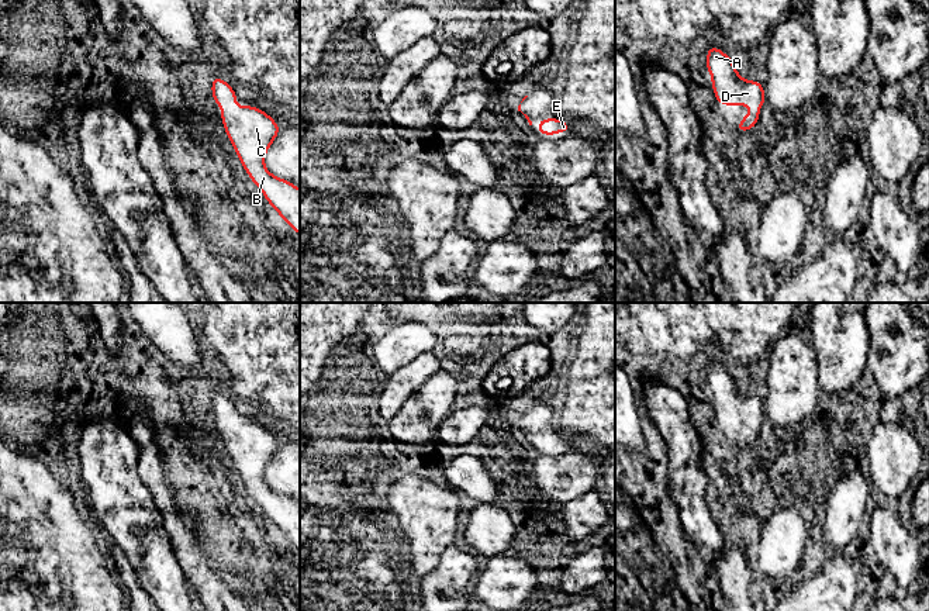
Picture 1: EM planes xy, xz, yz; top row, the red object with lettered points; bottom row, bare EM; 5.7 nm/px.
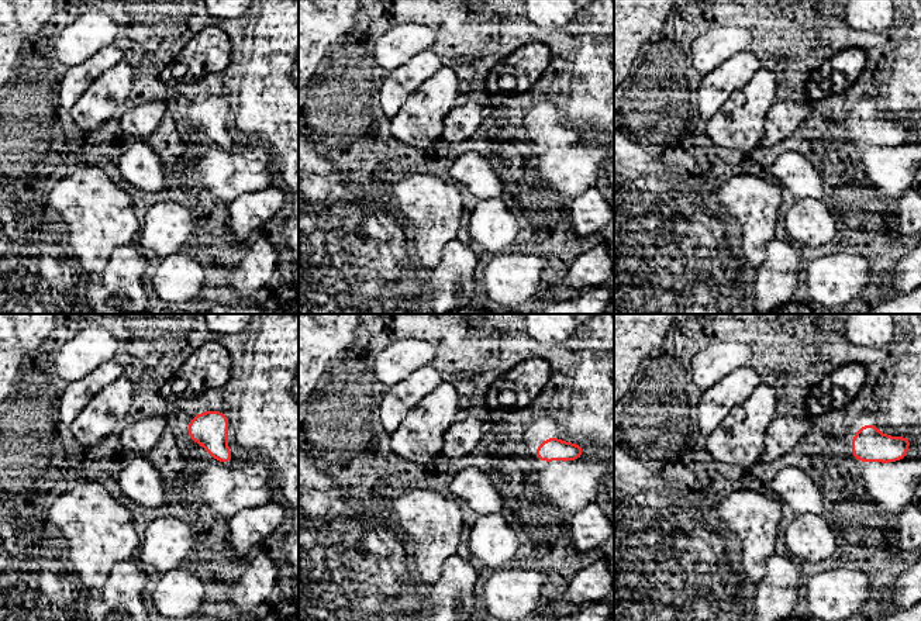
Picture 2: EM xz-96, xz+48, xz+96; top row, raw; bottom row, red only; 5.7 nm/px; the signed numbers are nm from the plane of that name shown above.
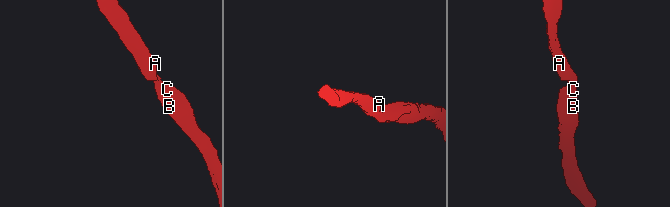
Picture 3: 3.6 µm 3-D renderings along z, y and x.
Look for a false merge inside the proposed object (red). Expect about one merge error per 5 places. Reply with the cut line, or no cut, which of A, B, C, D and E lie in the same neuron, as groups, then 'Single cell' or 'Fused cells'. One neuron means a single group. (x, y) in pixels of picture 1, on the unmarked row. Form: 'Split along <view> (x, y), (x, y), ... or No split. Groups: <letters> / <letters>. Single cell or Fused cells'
No split. Groups: A B C D E. Single cell

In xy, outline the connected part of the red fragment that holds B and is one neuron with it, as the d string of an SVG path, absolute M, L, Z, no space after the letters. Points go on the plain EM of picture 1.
M218 390L213 393L211 410L221 422L221 436L242 483L263 508L265 515L300 550L300 504L272 490L265 481L267 465L280 448L279 439L255 421L235 421L232 401Z

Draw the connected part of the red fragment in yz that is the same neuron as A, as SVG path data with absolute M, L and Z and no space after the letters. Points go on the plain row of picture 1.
M707 362L707 386L711 389L712 407L721 421L750 421L750 427L736 439L736 446L753 445L766 418L764 401L757 396L739 391L733 376L719 363Z

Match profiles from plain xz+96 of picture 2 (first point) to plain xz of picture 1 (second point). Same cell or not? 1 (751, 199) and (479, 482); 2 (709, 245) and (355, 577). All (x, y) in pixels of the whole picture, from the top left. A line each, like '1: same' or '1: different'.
1: different
2: same

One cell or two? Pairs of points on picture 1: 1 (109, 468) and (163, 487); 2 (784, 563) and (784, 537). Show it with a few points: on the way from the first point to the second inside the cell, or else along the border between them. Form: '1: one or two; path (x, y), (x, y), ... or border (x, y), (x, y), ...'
1: two; border (137, 446), (138, 476), (158, 507)
2: one; path (784, 556), (784, 544)

